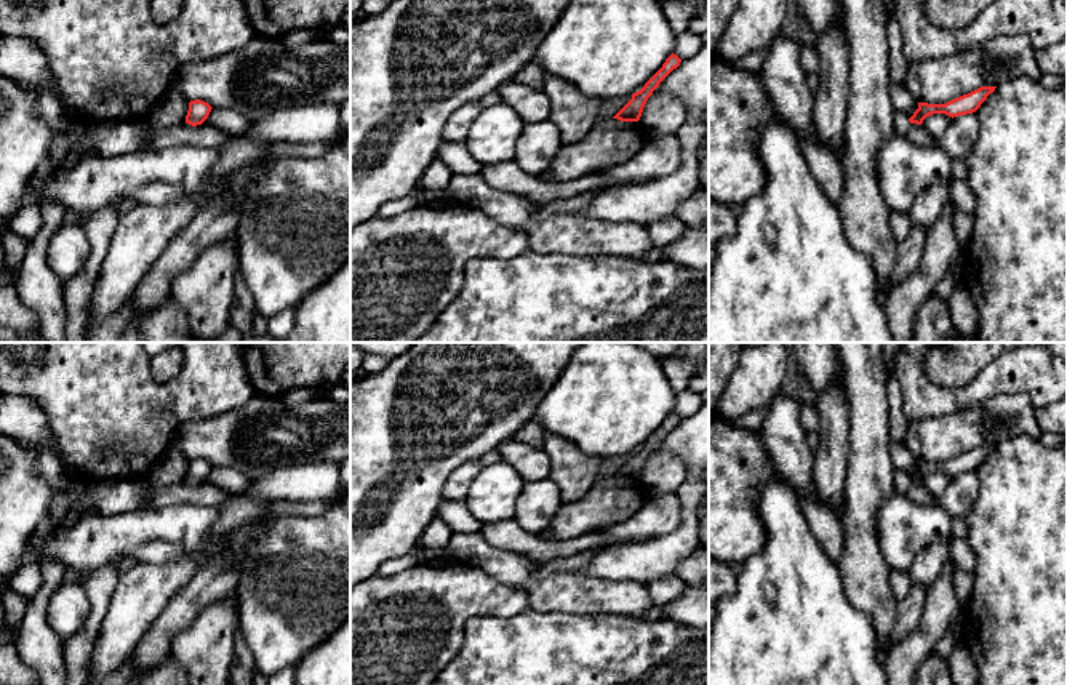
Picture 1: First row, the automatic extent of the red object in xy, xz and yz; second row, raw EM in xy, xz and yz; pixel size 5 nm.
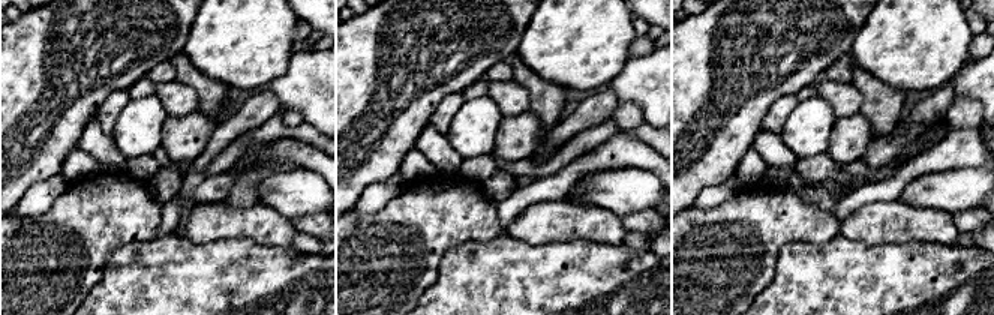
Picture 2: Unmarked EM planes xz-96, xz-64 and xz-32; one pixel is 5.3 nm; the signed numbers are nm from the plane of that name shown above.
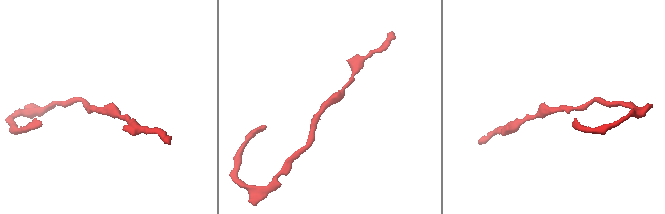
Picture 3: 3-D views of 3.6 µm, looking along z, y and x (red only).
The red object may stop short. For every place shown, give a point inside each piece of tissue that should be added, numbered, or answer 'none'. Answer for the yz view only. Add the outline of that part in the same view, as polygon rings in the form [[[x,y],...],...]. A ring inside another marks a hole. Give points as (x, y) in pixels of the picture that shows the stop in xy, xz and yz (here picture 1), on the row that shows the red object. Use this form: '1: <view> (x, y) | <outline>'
none

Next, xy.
none

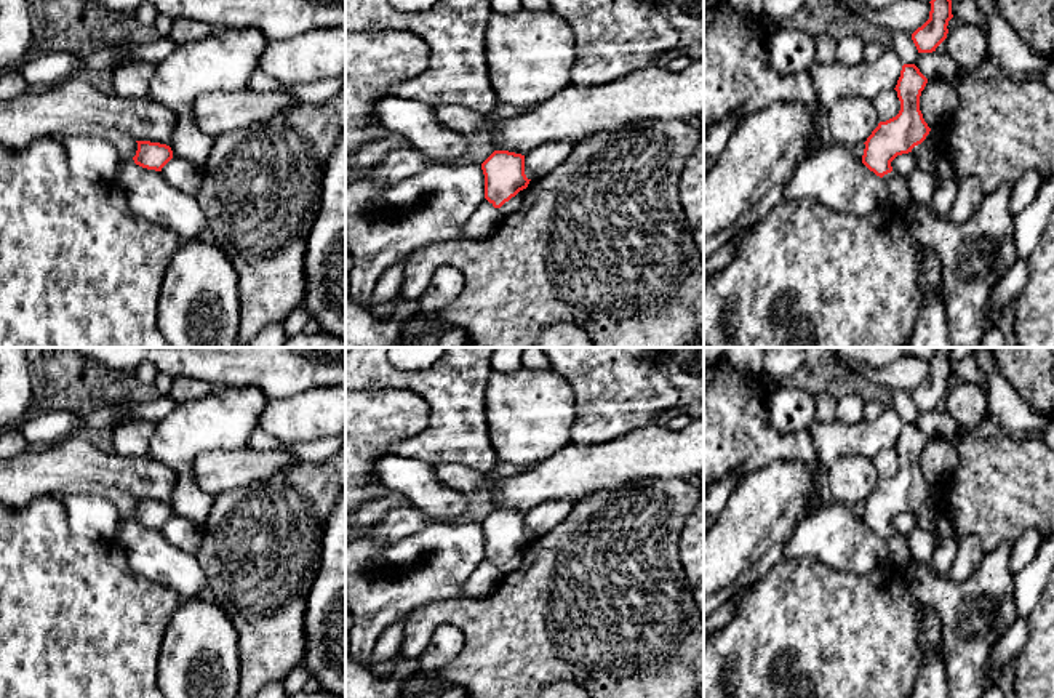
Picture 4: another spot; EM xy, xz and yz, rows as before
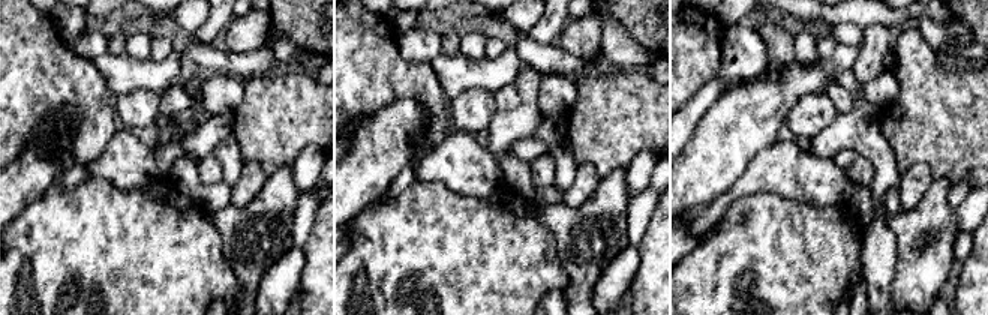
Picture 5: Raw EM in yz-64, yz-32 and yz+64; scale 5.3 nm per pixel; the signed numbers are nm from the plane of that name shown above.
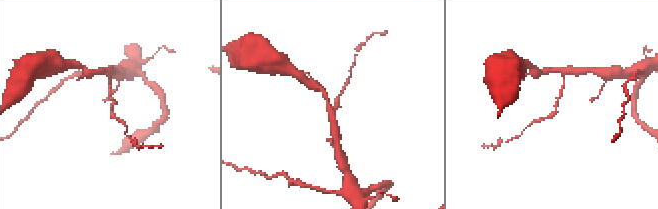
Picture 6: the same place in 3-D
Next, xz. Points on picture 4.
1: xz (514, 204) | [[[526,189],[520,191],[515,197],[512,197],[501,208],[497,208],[497,211],[501,213],[502,218],[510,216],[512,213],[515,213],[521,207],[525,191]]]

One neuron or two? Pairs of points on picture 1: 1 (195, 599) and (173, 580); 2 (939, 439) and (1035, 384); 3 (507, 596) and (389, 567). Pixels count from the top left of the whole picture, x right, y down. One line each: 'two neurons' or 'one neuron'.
1: two neurons
2: two neurons
3: two neurons

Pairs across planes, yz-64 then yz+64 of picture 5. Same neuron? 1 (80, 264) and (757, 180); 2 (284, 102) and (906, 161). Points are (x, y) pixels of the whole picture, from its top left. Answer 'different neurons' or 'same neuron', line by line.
1: different neurons
2: same neuron

